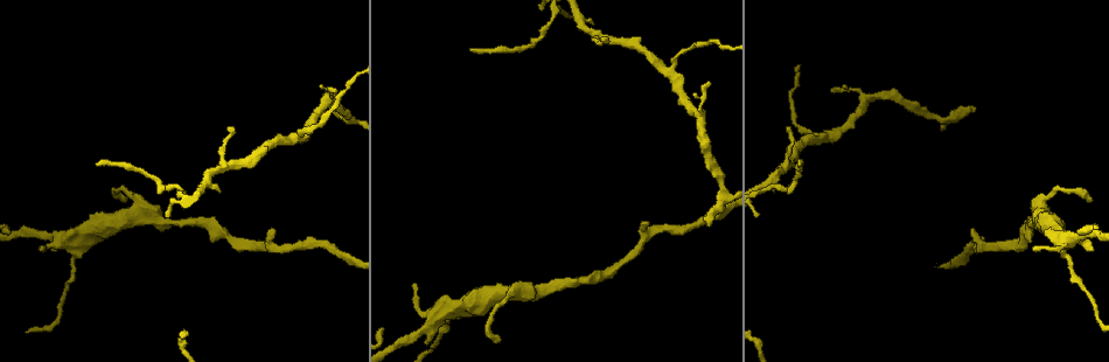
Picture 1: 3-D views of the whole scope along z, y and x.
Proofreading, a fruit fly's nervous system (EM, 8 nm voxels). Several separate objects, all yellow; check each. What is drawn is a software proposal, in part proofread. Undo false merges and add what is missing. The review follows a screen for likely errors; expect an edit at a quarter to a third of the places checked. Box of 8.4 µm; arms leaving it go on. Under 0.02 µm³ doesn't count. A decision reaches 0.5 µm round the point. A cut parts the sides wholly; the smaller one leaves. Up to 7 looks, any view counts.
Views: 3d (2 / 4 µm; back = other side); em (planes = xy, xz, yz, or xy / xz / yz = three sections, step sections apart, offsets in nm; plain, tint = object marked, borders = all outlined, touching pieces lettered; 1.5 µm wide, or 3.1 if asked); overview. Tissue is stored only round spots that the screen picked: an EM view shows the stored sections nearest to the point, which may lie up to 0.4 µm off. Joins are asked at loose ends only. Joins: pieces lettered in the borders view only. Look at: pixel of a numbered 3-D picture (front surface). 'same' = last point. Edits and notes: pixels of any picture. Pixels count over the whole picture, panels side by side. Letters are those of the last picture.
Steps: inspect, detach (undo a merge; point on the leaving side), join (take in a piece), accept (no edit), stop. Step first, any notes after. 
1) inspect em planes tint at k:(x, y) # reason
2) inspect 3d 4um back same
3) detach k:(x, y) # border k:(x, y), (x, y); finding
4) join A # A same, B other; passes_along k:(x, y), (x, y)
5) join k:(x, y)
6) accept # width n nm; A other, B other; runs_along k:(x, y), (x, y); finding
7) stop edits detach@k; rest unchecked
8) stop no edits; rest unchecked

inspect 3d 2um at 1:(1032, 249) # an open end

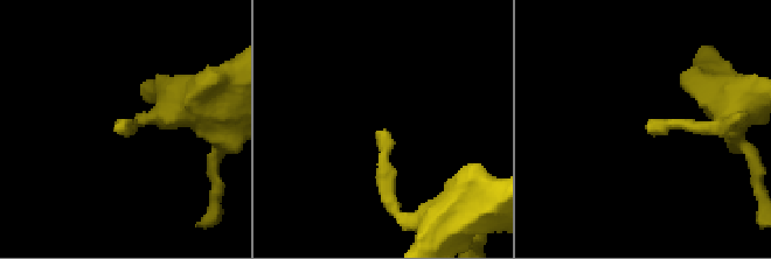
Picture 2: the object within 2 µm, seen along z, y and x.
inspect em planes tint at 2:(645, 127)

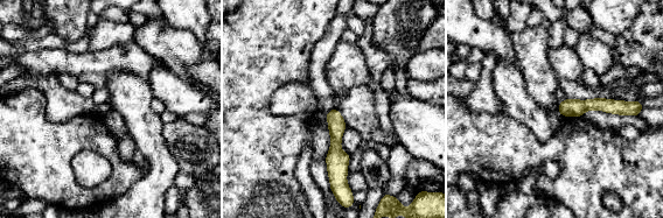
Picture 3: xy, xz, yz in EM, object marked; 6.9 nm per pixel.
inspect em planes borders same # see the neighbours

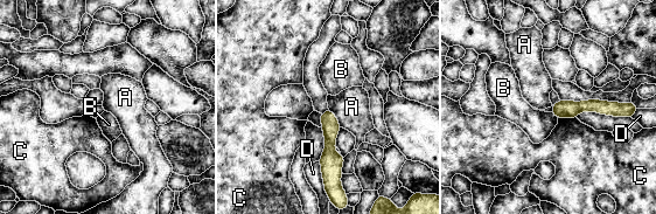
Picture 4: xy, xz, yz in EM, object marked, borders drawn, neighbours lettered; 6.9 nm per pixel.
accept # width 120 nm; A other, B other, C other, D other; runs_along 4:(622, 105), (555, 109); none of them fits

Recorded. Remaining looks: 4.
inspect 3d 2um at 1:(498, 339) # thin end

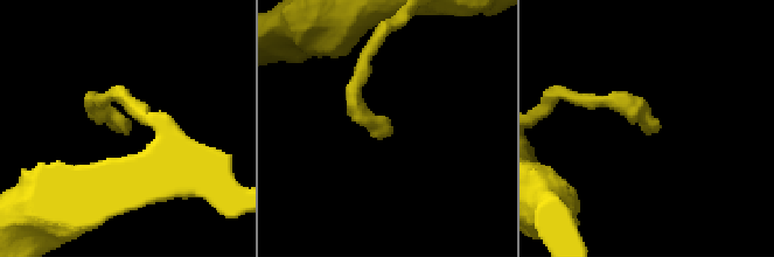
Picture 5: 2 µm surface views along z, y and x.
inspect em planes borders at 5:(127, 134) # shape alone is not enough

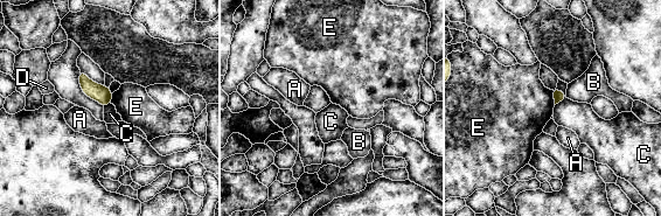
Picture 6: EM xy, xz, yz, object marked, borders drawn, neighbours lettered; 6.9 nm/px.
accept # A other, B other, C other, D other, E other; none of them fits

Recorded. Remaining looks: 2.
inspect em xz step 4 tint at 1:(708, 224) # tapers out

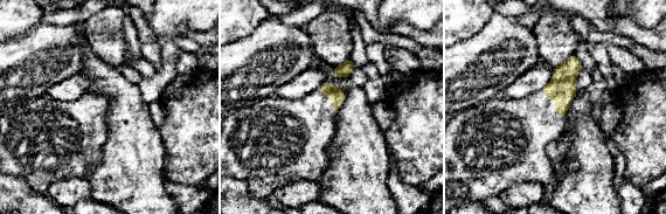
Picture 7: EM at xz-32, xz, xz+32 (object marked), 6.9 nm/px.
inspect em yz step 4 borders same

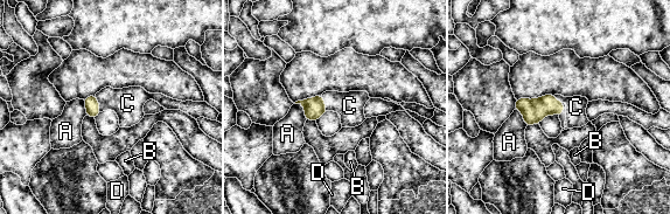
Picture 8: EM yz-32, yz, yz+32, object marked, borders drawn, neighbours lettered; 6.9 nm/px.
join C # A other, B other, C same, D other; passes_along 8:(92, 106), (98, 103), (127, 103); the neuron continues

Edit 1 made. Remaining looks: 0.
stop edits join@8; rest unchecked

